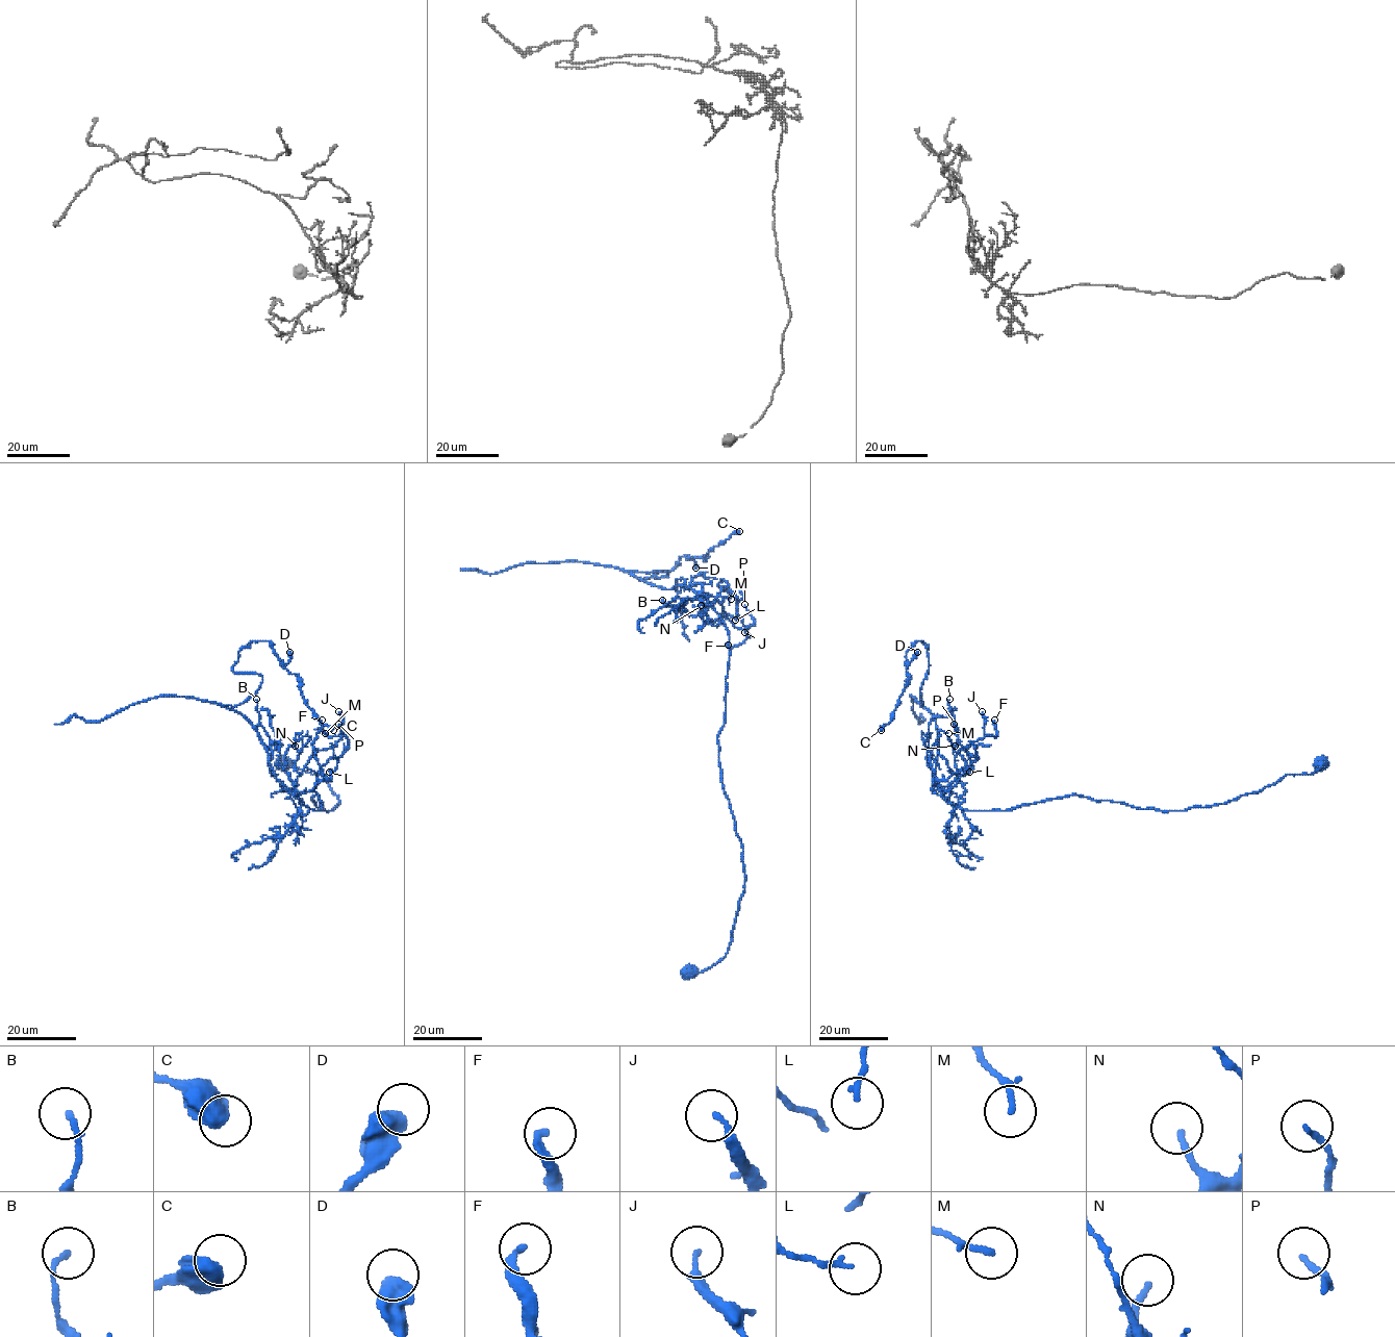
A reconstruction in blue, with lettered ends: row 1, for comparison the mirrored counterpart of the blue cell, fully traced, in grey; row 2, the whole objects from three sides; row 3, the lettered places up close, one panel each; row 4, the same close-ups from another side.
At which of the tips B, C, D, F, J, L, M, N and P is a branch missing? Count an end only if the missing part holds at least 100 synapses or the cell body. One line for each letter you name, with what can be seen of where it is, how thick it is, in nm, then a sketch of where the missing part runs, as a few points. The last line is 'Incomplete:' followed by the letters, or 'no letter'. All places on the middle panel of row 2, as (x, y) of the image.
Incomplete: no letter

